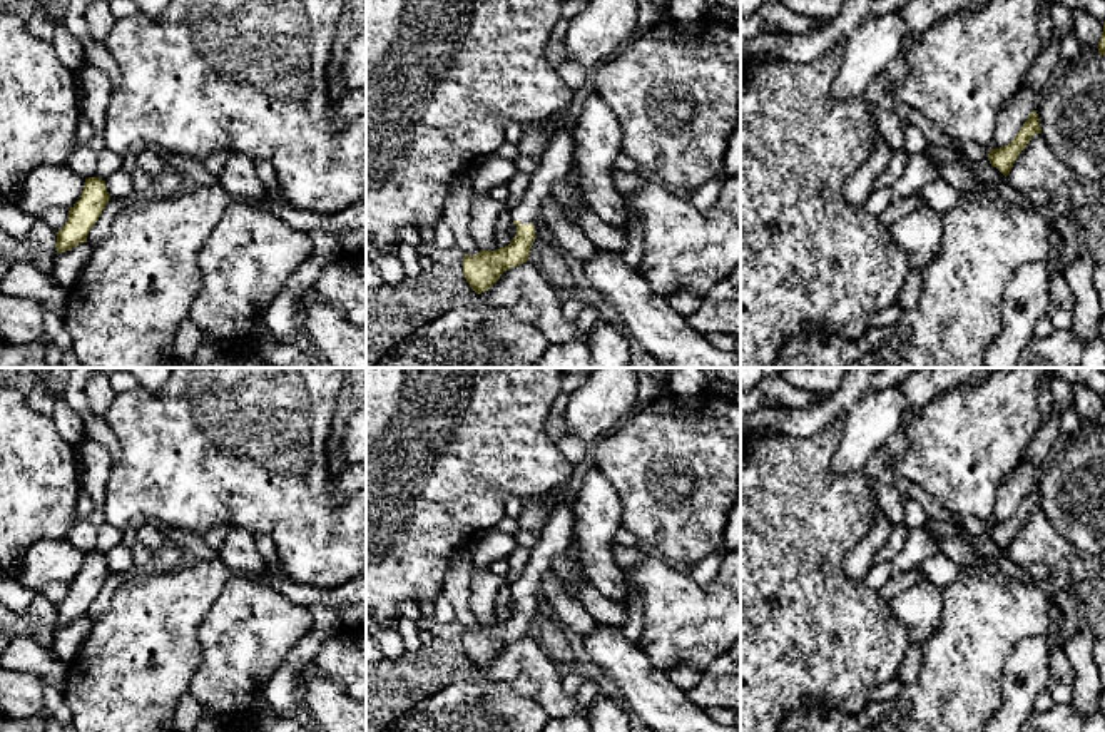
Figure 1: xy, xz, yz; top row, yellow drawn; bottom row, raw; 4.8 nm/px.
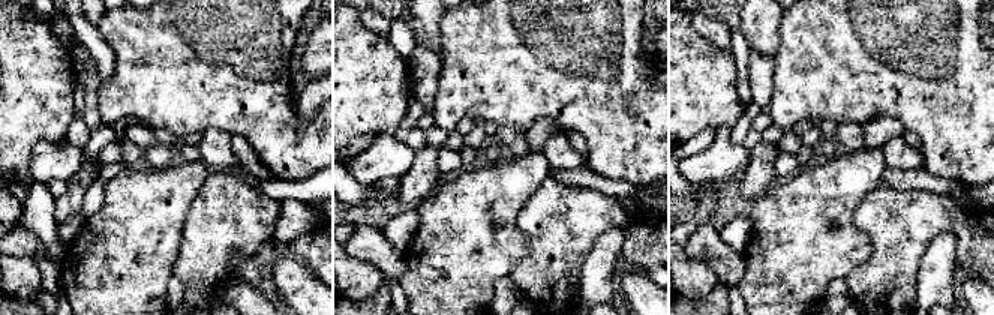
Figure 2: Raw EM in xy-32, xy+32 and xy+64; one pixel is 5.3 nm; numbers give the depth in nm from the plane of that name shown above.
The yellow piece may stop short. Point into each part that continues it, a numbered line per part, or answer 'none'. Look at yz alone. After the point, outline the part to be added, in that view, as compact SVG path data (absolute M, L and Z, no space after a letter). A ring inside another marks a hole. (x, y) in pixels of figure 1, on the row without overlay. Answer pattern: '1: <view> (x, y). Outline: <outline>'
none

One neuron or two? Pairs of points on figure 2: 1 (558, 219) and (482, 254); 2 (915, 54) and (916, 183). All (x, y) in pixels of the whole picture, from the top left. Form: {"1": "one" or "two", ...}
{"1": "two", "2": "two"}

